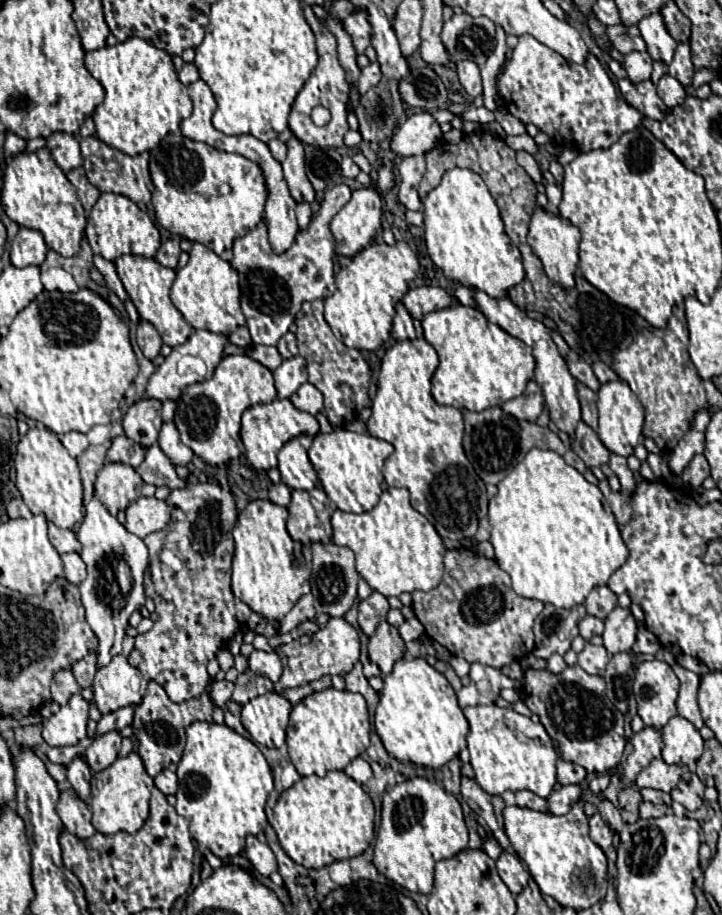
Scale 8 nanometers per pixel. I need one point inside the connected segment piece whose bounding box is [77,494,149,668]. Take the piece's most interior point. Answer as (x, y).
(109, 599)

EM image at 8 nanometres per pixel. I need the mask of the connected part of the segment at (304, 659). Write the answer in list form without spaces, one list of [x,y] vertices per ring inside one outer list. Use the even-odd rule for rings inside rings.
[[[331,618],[325,628],[319,628],[311,636],[301,636],[287,644],[275,646],[283,664],[283,674],[275,682],[275,690],[281,694],[287,688],[299,688],[325,674],[347,674],[359,660],[359,634],[345,618]]]

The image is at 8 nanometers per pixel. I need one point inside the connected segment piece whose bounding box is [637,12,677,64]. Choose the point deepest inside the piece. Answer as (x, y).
(660, 44)

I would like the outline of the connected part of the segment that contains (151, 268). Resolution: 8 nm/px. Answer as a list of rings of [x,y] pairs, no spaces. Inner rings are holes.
[[[125,254],[125,258],[121,258],[121,260],[123,260],[123,266],[117,266],[117,274],[125,286],[125,292],[137,306],[139,316],[143,320],[151,322],[157,328],[157,332],[161,334],[163,342],[169,344],[171,348],[183,344],[191,336],[193,328],[187,324],[183,314],[173,306],[173,302],[169,298],[169,290],[175,280],[175,270],[161,266],[155,258],[133,258],[133,254]]]

